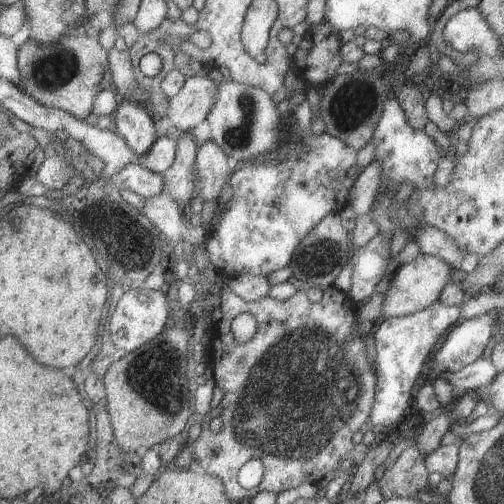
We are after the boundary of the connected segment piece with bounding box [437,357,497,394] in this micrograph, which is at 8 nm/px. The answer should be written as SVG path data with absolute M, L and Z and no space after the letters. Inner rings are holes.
M479 357L461 370L454 373L440 373L437 377L445 378L451 384L454 394L462 394L488 385L495 378L496 373L496 368L489 359Z

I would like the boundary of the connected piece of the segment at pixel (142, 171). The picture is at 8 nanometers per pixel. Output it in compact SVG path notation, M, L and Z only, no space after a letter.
M134 164L124 166L119 174L126 190L138 194L143 199L163 193L161 174L149 172L148 169Z

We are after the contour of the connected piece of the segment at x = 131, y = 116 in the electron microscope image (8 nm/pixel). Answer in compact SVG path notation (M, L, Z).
M119 98L114 111L112 129L123 137L131 150L141 154L147 152L157 136L148 112L135 101L125 98Z

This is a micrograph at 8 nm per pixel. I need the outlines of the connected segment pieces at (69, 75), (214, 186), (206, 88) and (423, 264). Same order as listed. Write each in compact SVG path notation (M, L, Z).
M65 36L56 43L43 44L28 38L18 50L22 89L43 106L58 108L85 120L93 98L99 91L112 88L109 54L90 36Z
M204 137L204 143L196 150L197 187L203 201L217 202L217 196L224 182L229 180L232 162L211 140Z
M205 73L195 77L187 77L177 94L165 97L167 110L165 120L168 126L174 126L178 132L189 131L205 121L208 108L214 101L217 87L205 76Z
M418 253L409 263L400 264L394 270L393 277L389 280L387 290L383 295L383 318L410 315L437 301L441 289L450 280L451 267L442 258L425 253Z

